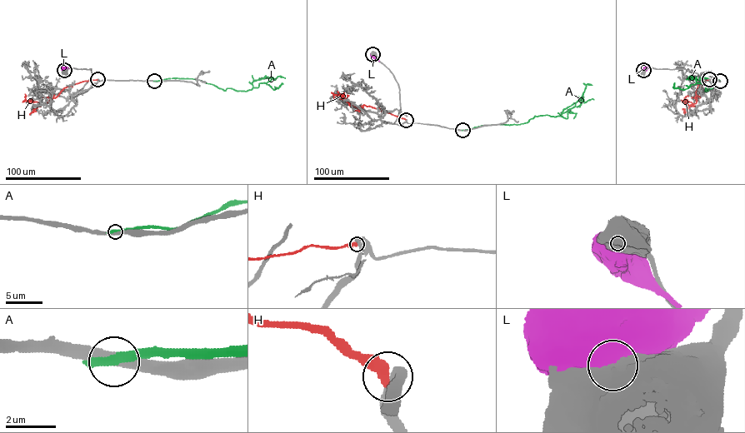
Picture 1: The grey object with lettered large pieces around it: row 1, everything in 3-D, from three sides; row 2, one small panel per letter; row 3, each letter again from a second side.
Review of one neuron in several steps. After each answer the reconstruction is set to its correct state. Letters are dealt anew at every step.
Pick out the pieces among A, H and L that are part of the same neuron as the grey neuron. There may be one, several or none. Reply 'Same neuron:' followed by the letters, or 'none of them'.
Same neuron: none of them

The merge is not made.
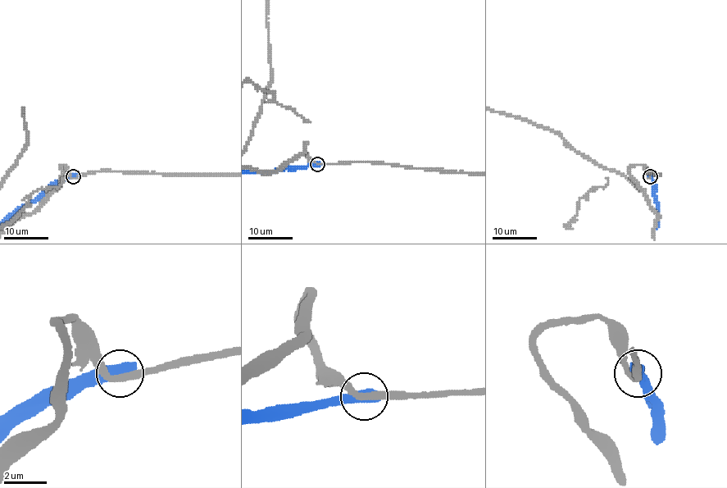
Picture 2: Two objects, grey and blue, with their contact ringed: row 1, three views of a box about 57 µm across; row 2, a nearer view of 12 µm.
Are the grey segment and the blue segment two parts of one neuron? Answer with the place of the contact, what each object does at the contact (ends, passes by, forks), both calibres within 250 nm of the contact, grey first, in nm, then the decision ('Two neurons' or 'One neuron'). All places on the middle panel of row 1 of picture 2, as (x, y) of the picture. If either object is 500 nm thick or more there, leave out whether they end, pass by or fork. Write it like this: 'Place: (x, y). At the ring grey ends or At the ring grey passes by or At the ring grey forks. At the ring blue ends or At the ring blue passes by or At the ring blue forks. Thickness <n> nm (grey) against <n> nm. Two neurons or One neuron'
Place: (317, 164). Thickness 320 nm (grey) against 650 nm. Two neurons

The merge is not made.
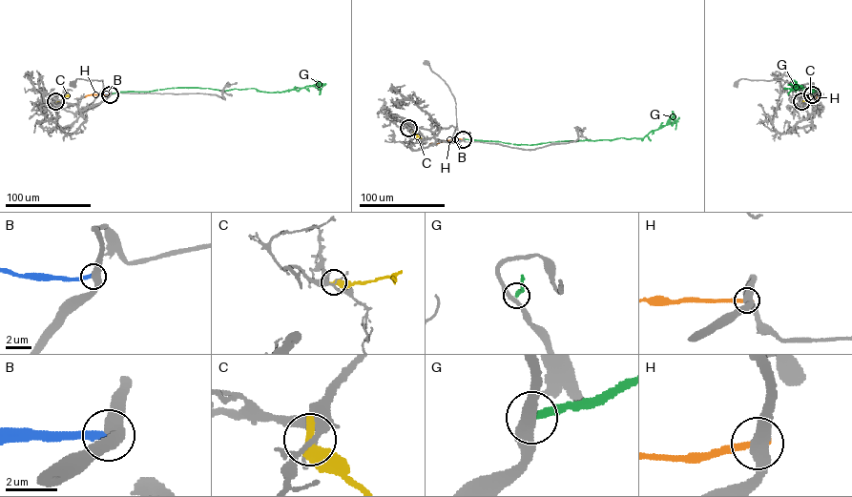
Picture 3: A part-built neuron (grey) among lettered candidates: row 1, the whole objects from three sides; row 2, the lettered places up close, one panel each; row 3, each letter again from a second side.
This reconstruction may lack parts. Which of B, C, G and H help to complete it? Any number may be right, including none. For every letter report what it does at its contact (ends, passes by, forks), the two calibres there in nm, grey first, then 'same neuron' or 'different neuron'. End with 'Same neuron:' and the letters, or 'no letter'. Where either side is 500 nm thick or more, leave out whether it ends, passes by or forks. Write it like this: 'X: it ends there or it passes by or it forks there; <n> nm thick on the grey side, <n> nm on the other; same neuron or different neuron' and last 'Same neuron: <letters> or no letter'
B: it ends there; 400 nm thick on the grey side, 360 nm on the other; different neuron
C: 200 nm thick on the grey side, 550 nm on the other; different neuron
G: it ends there; 400 nm thick on the grey side, 260 nm on the other; different neuron
H: it ends there; 400 nm thick on the grey side, 320 nm on the other; different neuron
Same neuron: no letter

